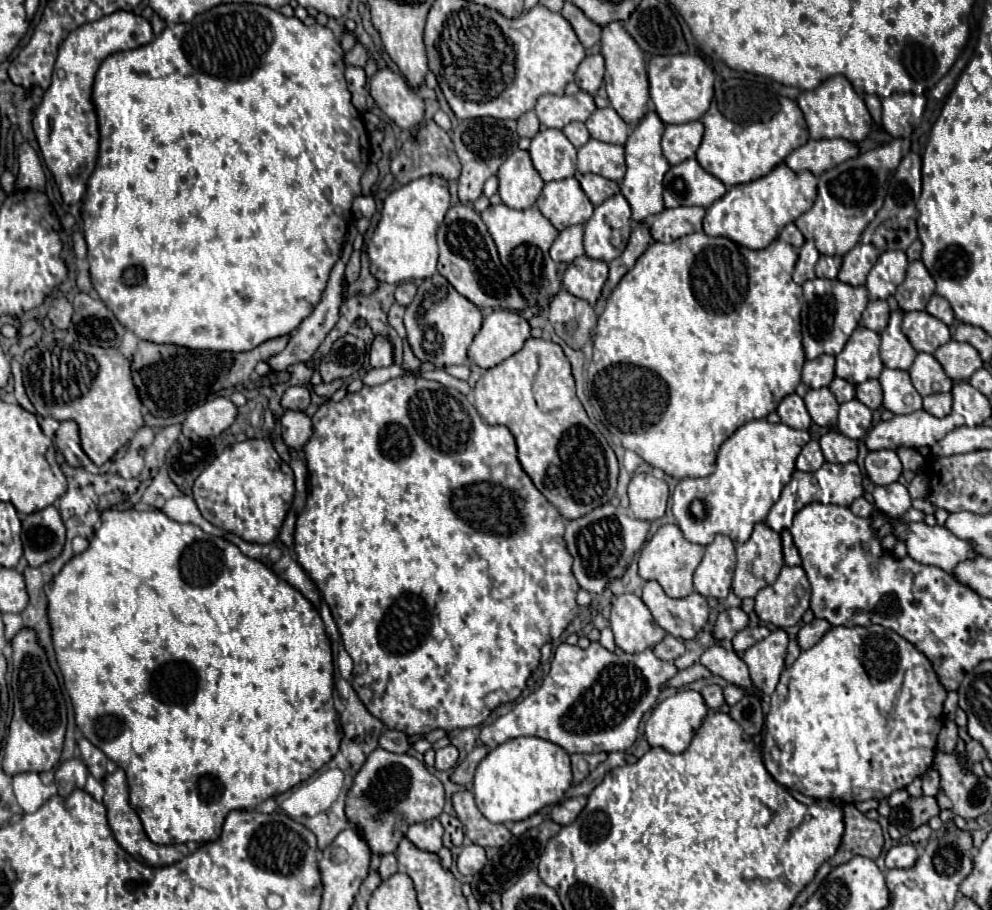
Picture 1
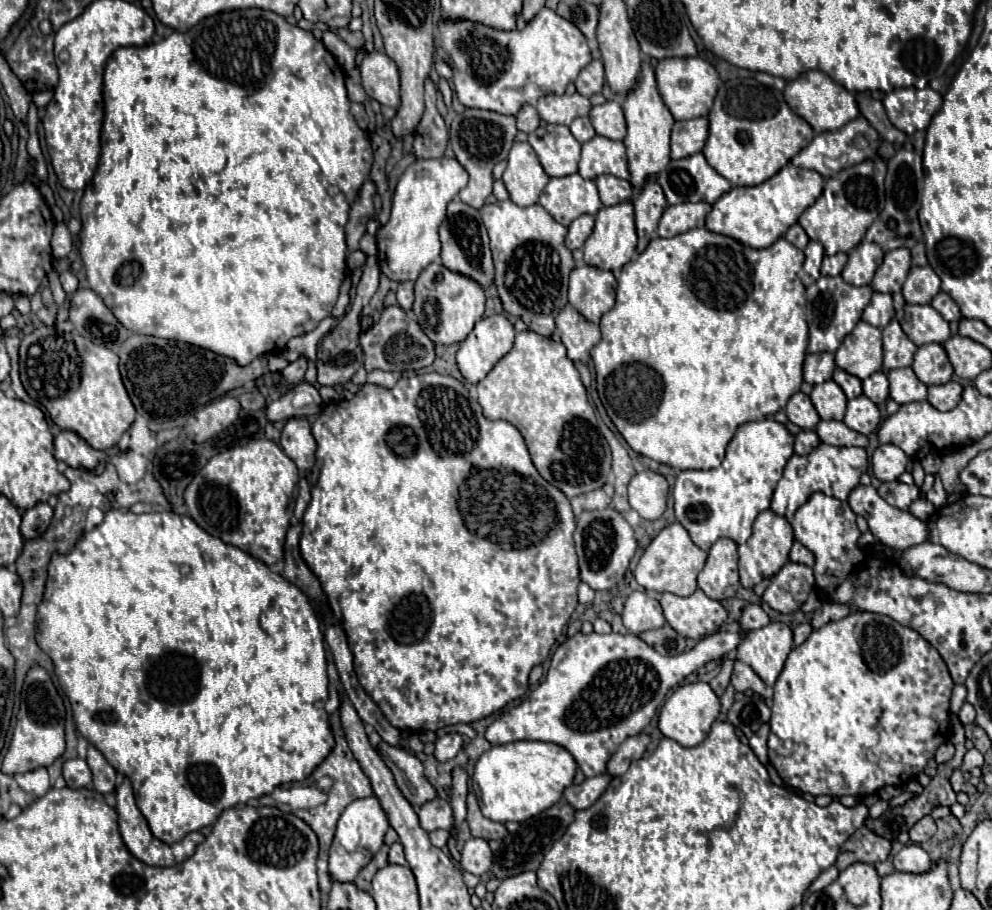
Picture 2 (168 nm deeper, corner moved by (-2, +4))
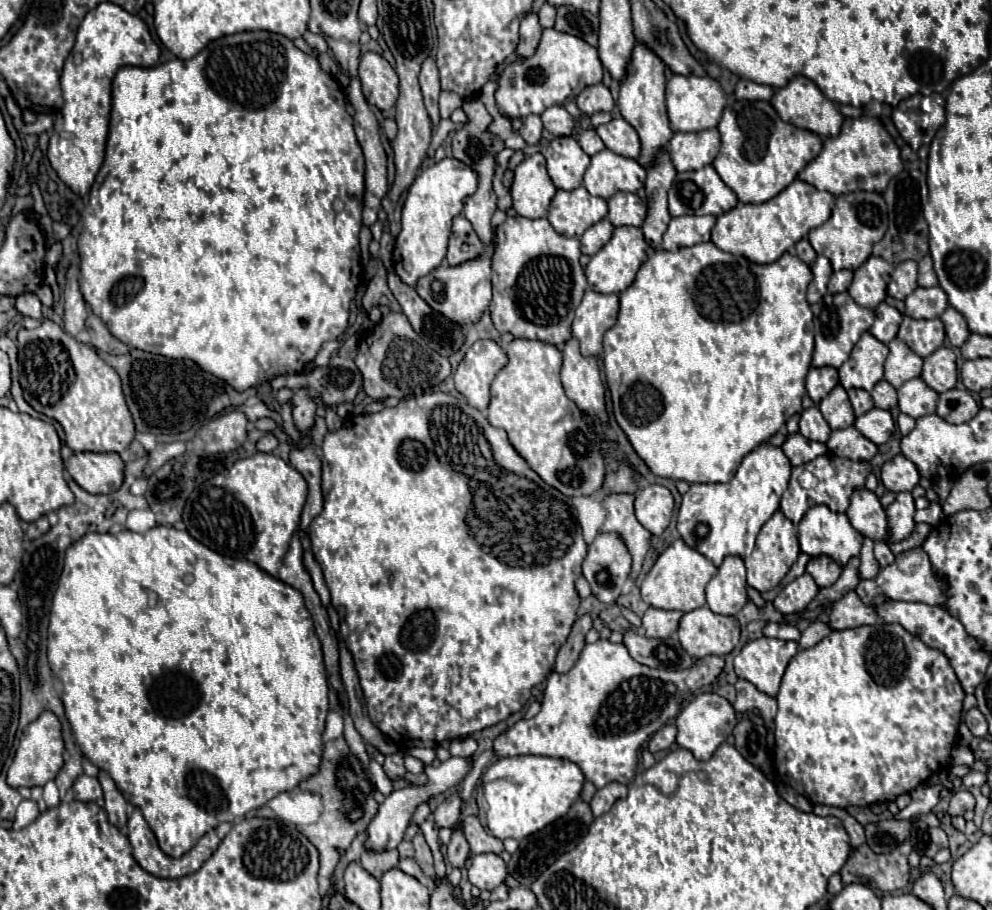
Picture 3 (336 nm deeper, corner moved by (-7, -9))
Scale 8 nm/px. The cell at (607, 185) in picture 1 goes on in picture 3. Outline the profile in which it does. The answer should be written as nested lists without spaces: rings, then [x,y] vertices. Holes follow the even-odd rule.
[[[618,192],[608,200],[608,206],[608,220],[614,226],[642,226],[648,214],[648,204],[638,194]]]

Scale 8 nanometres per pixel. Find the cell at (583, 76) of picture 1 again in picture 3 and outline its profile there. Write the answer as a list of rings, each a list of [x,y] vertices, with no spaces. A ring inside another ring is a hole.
[[[594,84],[578,94],[576,106],[580,108],[582,114],[592,116],[594,112],[612,112],[614,100],[610,90],[604,84]]]

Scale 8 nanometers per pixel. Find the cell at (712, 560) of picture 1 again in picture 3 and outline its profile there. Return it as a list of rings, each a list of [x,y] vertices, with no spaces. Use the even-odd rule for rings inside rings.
[[[726,556],[718,574],[706,586],[708,608],[716,614],[734,616],[748,602],[746,568],[740,556]]]

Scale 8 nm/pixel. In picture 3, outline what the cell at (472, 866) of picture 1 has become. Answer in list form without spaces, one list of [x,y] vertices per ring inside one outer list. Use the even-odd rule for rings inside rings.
[[[476,854],[468,868],[468,878],[480,890],[494,890],[508,876],[506,864],[498,854]]]

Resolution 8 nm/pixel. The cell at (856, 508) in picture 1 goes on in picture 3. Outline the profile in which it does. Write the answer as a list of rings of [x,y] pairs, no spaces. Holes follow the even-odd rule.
[[[858,488],[850,496],[850,508],[846,512],[850,524],[864,536],[872,540],[886,538],[886,514],[874,492],[868,488]]]

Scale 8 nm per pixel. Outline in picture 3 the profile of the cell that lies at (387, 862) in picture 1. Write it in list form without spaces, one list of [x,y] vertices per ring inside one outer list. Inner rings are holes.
[[[402,858],[400,864],[398,864],[398,868],[400,868],[402,872],[406,872],[406,874],[418,878],[418,880],[424,876],[424,874],[422,874],[422,868],[418,866],[418,862],[416,862],[414,858]]]

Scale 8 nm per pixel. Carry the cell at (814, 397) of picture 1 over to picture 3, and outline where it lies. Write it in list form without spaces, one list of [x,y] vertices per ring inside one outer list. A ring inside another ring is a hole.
[[[838,384],[818,406],[822,410],[822,416],[826,418],[826,422],[830,424],[832,430],[838,428],[846,428],[854,424],[854,412],[852,412],[852,404],[848,400],[846,390]]]

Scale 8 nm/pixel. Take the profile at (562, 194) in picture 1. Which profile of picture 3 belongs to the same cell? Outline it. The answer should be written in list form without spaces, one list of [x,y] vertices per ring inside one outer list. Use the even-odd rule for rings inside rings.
[[[584,186],[576,190],[558,190],[550,202],[548,222],[562,236],[580,238],[590,226],[606,218],[608,204],[604,198],[588,194]]]

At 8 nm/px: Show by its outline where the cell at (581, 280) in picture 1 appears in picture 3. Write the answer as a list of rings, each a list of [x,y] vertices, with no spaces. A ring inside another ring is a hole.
[[[588,290],[576,308],[572,322],[572,334],[580,342],[582,356],[600,356],[602,336],[614,326],[618,318],[618,296],[598,294]]]

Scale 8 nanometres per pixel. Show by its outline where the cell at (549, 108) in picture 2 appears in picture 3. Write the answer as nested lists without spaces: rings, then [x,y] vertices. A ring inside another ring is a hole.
[[[550,106],[542,112],[542,122],[548,134],[552,136],[570,136],[576,128],[572,116],[566,112],[564,106]]]

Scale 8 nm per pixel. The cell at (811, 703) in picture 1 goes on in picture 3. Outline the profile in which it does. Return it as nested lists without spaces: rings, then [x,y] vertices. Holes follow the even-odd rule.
[[[874,624],[874,626],[860,626],[852,630],[834,630],[824,640],[820,640],[816,646],[808,650],[800,650],[788,664],[782,684],[778,690],[778,714],[774,718],[776,724],[776,772],[780,780],[794,788],[798,794],[802,794],[812,804],[826,804],[826,806],[870,806],[876,802],[892,802],[904,792],[912,792],[916,786],[920,786],[926,778],[930,778],[934,772],[938,772],[942,766],[950,762],[950,752],[956,742],[958,724],[962,720],[962,700],[964,690],[946,658],[944,652],[928,648],[920,638],[904,630],[900,624]]]

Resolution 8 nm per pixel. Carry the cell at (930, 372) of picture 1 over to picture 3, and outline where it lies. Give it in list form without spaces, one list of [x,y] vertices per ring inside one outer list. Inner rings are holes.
[[[940,346],[936,352],[932,352],[928,358],[924,358],[922,380],[930,388],[934,388],[936,392],[952,390],[956,386],[956,380],[958,380],[954,352],[946,346]]]

